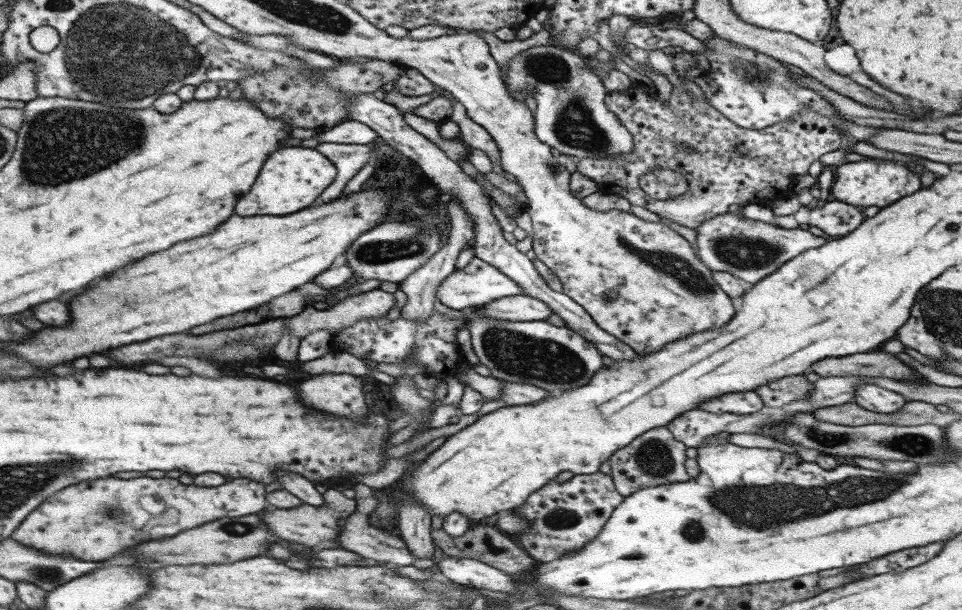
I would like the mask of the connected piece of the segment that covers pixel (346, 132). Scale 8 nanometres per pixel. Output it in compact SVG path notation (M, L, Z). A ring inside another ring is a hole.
M350 119L330 130L316 134L313 138L319 139L322 143L369 144L377 137L377 132L372 130L370 126L366 126L364 123Z

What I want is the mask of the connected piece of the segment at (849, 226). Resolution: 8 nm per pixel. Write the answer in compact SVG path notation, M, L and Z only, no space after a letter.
M835 199L827 201L820 208L812 205L806 224L820 228L830 238L837 238L856 230L865 219L866 216L861 208Z

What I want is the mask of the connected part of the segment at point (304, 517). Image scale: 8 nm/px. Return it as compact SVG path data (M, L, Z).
M329 488L324 494L324 506L316 508L309 504L302 503L300 506L289 509L266 510L260 512L262 522L266 524L266 528L278 538L304 544L312 548L316 548L318 542L324 540L334 541L338 544L338 533L342 529L342 521L349 518L356 510L356 501L347 498L342 491Z

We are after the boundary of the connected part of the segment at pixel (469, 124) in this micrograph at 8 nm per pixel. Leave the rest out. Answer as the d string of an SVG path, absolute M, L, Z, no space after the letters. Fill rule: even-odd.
M434 85L435 89L439 90L439 96L450 97L450 101L454 103L454 108L452 108L453 112L449 116L449 119L454 120L458 124L458 128L460 128L459 134L462 134L464 137L464 142L473 148L484 150L492 162L502 164L500 150L498 150L498 146L496 146L496 142L494 142L494 138L490 132L486 132L486 129L482 128L482 125L470 119L466 115L467 112L464 105L460 104L458 100L455 100L448 91Z

